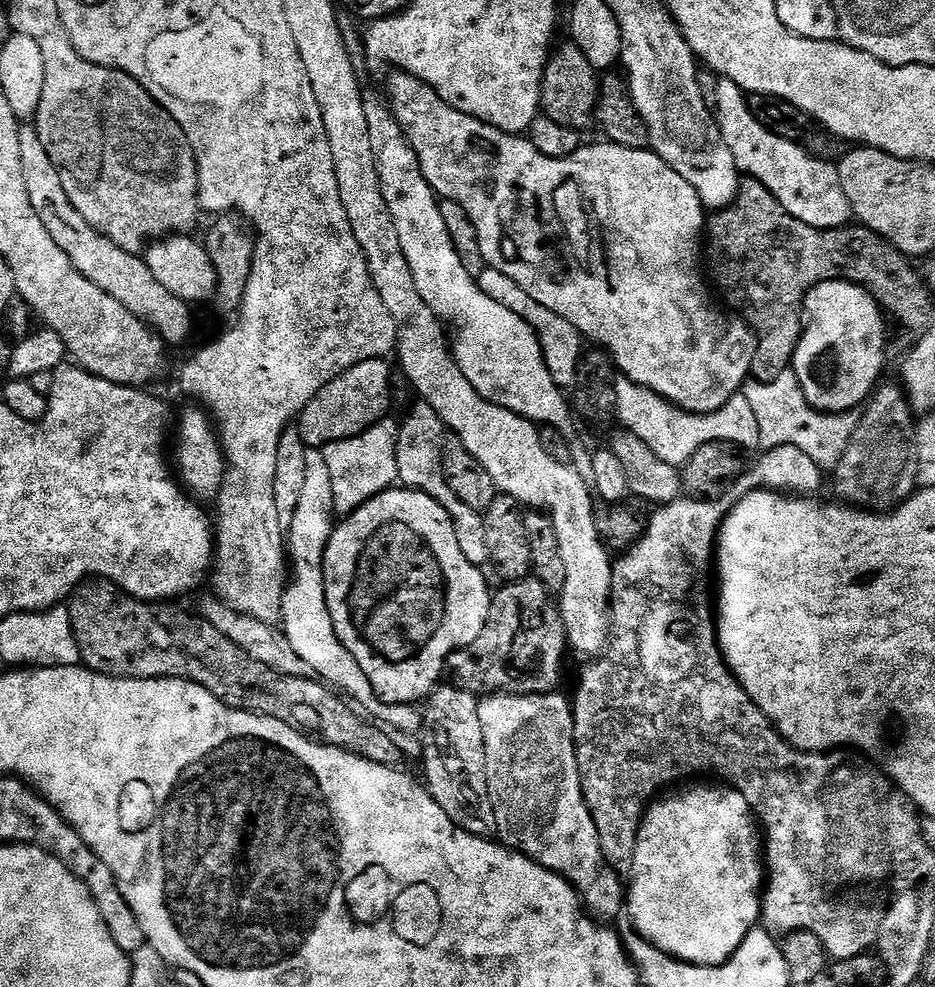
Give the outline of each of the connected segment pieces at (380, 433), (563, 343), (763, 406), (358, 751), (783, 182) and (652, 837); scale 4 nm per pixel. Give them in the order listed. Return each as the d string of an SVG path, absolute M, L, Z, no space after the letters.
M382 418L366 431L349 439L325 444L321 449L323 462L330 476L332 507L335 515L342 518L348 516L370 498L387 491L397 483L399 479L396 456L398 426L394 420L392 422L388 419Z
M485 267L483 271L484 273L478 276L480 289L494 302L506 306L506 309L512 310L518 318L524 319L532 327L540 343L540 351L544 355L546 370L549 371L550 378L559 389L571 389L574 384L572 371L576 368L576 355L580 352L581 341L574 338L570 324L562 318L558 318L550 310L546 310L546 306L538 306L538 302L534 302L534 298L530 298L530 294L526 294L526 290L522 290L522 286L518 286L518 282L514 282L514 278L506 278L506 274L502 274L502 270Z
M791 370L783 372L769 384L745 383L742 395L746 402L750 402L750 410L754 412L761 449L790 446L795 452L802 453L807 460L814 461L822 470L835 468L856 430L858 416L855 411L833 414L811 408L796 380L796 373Z
M88 582L73 591L66 607L83 667L91 672L100 672L103 676L121 676L124 680L189 680L210 690L210 694L214 694L214 698L218 698L227 708L236 708L239 712L257 712L260 716L286 722L286 726L303 732L309 738L334 748L344 748L365 760L381 759L382 754L376 748L385 747L385 733L375 723L367 719L364 721L358 713L351 712L327 683L316 678L307 680L278 674L241 652L234 642L230 642L230 638L226 638L226 634L218 634L218 630L214 630L208 620L195 615L192 617L190 613L172 606L168 602L149 602L118 594L115 587L104 582Z
M720 78L717 82L718 102L714 111L716 125L720 128L722 142L734 154L737 169L745 177L762 182L774 198L798 222L815 228L842 228L853 219L852 207L842 190L840 174L835 163L827 164L810 156L797 141L770 134L748 105L744 89L734 82Z
M716 786L720 788L688 788L677 796L668 796L665 800L657 799L644 813L644 819L640 822L640 833L636 835L636 849L632 855L632 879L631 890L626 896L626 916L632 919L636 932L651 947L659 948L677 960L683 960L686 964L698 964L711 966L713 964L724 964L738 950L738 946L744 940L752 927L757 923L762 906L762 864L756 859L761 859L762 844L756 841L756 828L754 813L749 808L744 795L731 786Z

